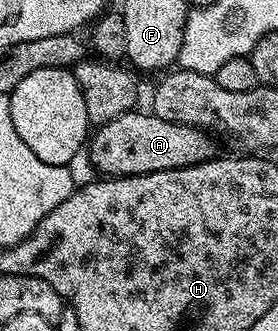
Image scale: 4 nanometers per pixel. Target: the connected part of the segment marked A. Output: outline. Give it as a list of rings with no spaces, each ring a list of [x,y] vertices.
[[[135,109],[121,114],[91,134],[88,151],[90,147],[90,161],[99,170],[99,174],[109,178],[143,175],[146,172],[191,167],[215,156],[211,134],[203,128],[164,121],[153,113],[141,111]]]

